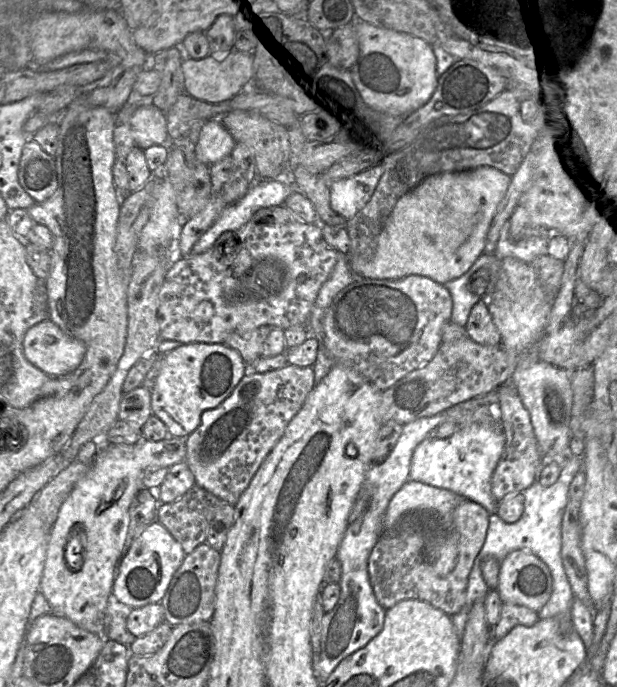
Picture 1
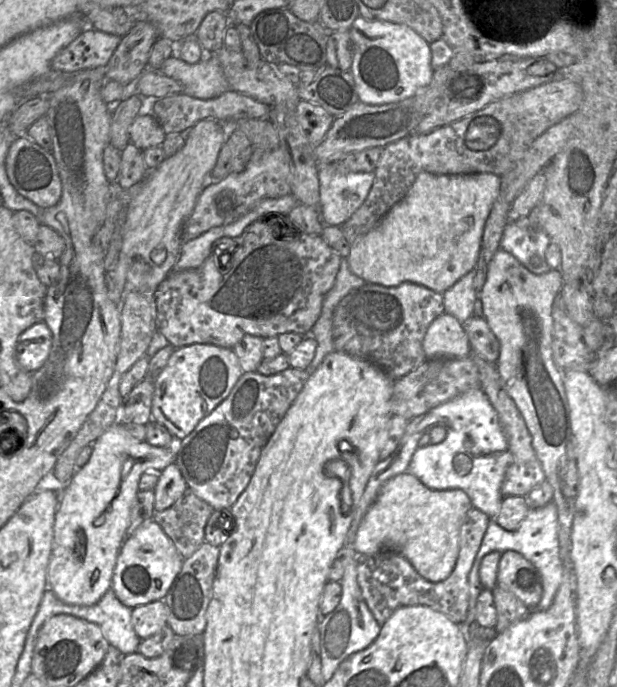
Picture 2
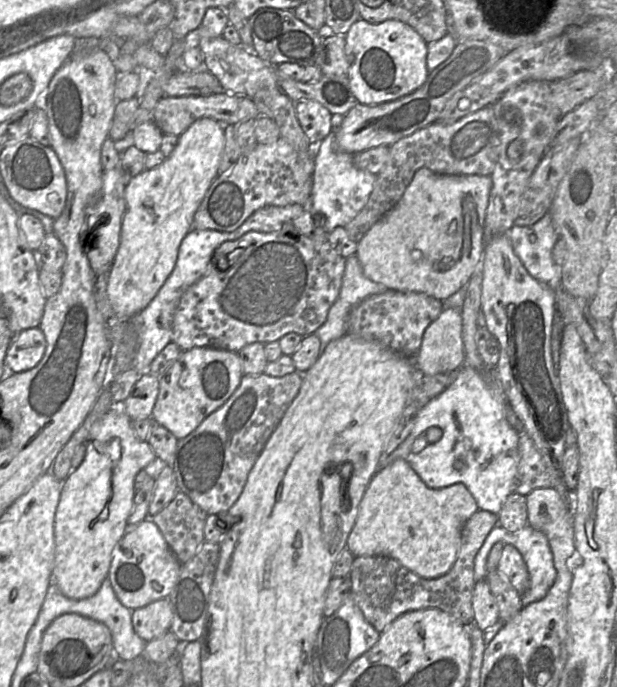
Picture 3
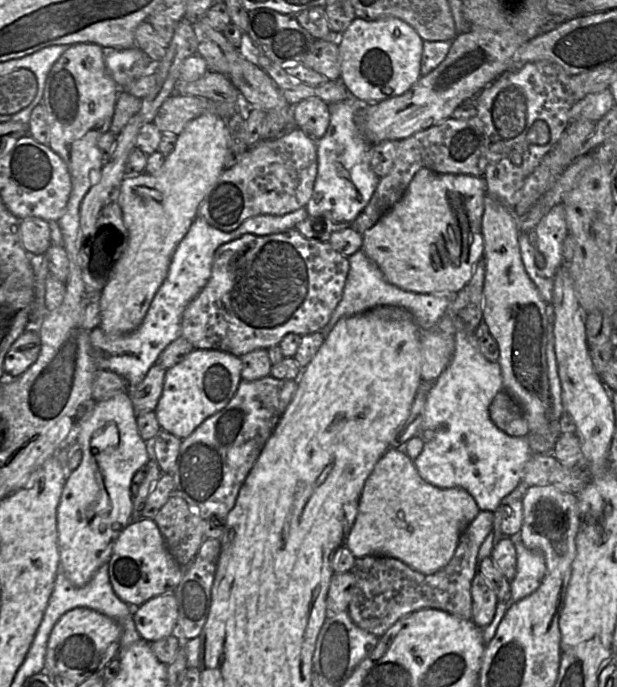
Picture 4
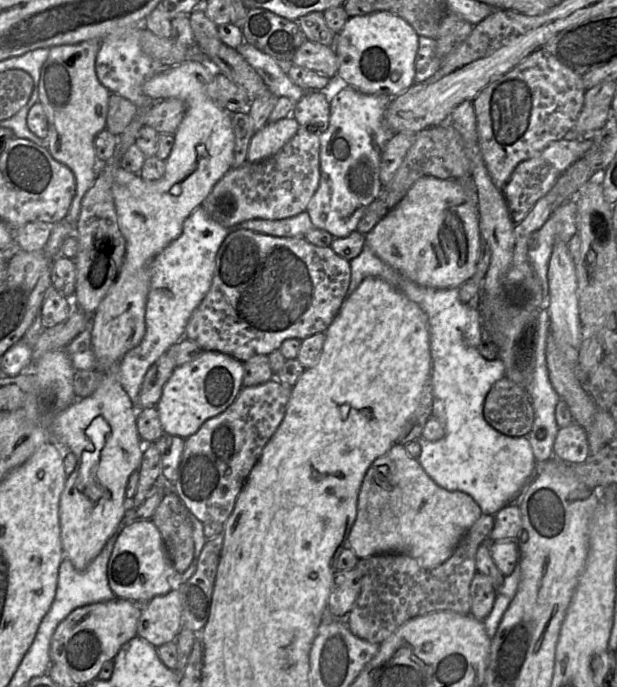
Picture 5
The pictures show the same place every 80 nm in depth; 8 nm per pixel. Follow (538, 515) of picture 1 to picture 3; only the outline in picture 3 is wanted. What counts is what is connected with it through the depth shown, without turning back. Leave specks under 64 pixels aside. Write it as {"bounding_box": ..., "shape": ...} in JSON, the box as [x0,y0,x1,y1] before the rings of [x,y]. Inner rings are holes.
{"bounding_box":[474,524,557,606],"shape":[[[497,524],[491,529],[485,541],[483,542],[480,550],[476,554],[474,560],[474,584],[476,581],[480,581],[483,579],[486,580],[487,558],[493,545],[497,542],[513,545],[520,552],[526,563],[529,573],[529,587],[521,595],[522,605],[526,606],[532,602],[536,602],[543,599],[547,595],[551,586],[554,584],[555,579],[557,577],[557,571],[554,566],[553,554],[546,535],[543,532],[532,528],[528,524],[526,524],[520,530],[514,532],[506,530],[499,524]]]}

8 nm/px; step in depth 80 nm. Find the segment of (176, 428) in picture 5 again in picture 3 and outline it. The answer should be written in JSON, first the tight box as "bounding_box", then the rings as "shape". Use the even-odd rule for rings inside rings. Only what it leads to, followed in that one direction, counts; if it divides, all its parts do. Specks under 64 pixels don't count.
{"bounding_box":[151,347,242,440],"shape":[[[212,347],[184,350],[159,377],[159,392],[151,417],[178,440],[184,439],[231,397],[242,377],[241,359],[236,352]]]}

